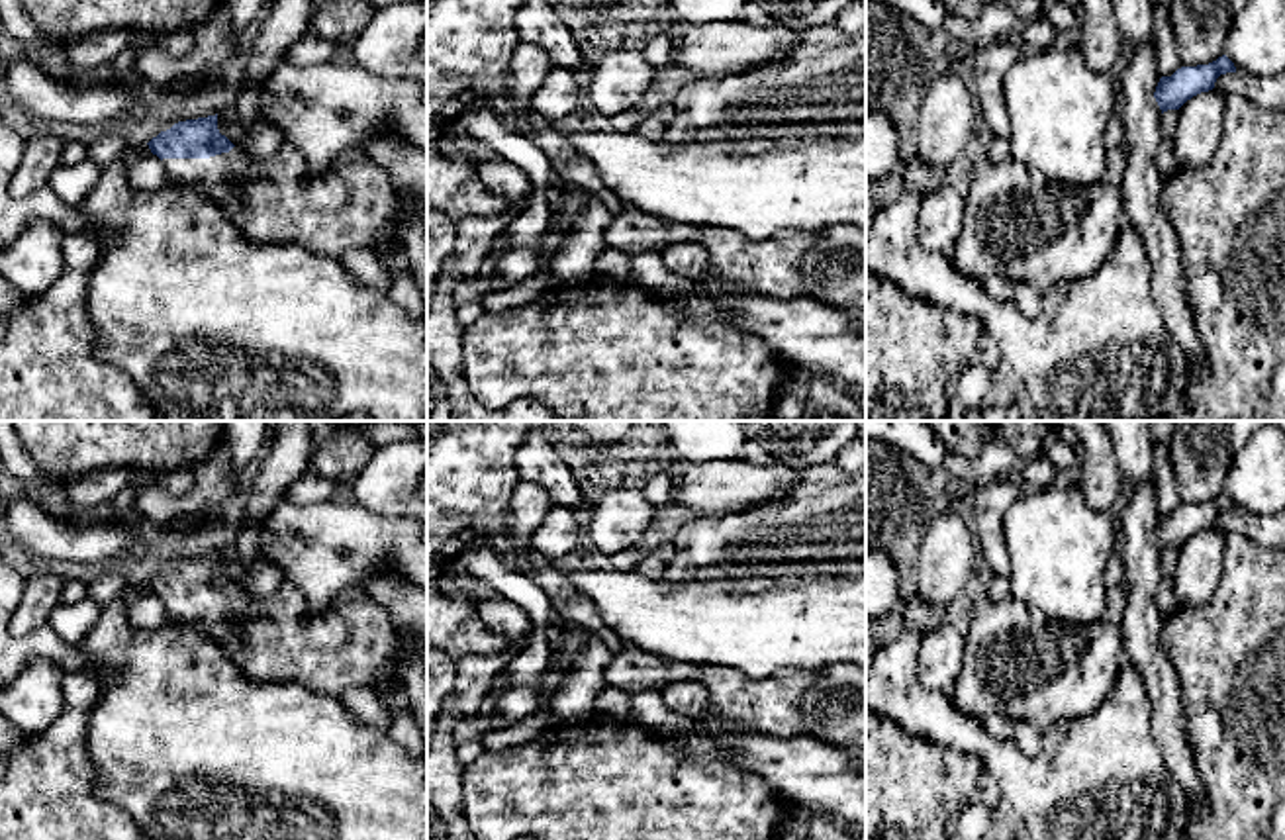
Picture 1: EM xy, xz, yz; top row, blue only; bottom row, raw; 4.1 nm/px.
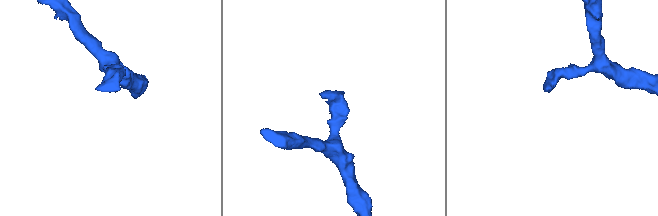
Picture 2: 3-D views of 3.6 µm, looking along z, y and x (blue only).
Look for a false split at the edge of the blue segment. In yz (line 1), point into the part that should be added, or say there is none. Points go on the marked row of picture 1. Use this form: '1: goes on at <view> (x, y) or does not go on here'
1: does not go on here

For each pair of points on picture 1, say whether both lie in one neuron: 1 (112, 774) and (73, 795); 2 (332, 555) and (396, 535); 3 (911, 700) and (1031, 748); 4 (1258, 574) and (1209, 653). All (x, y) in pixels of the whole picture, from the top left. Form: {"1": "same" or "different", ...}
{"1": "different", "2": "same", "3": "different", "4": "same"}

